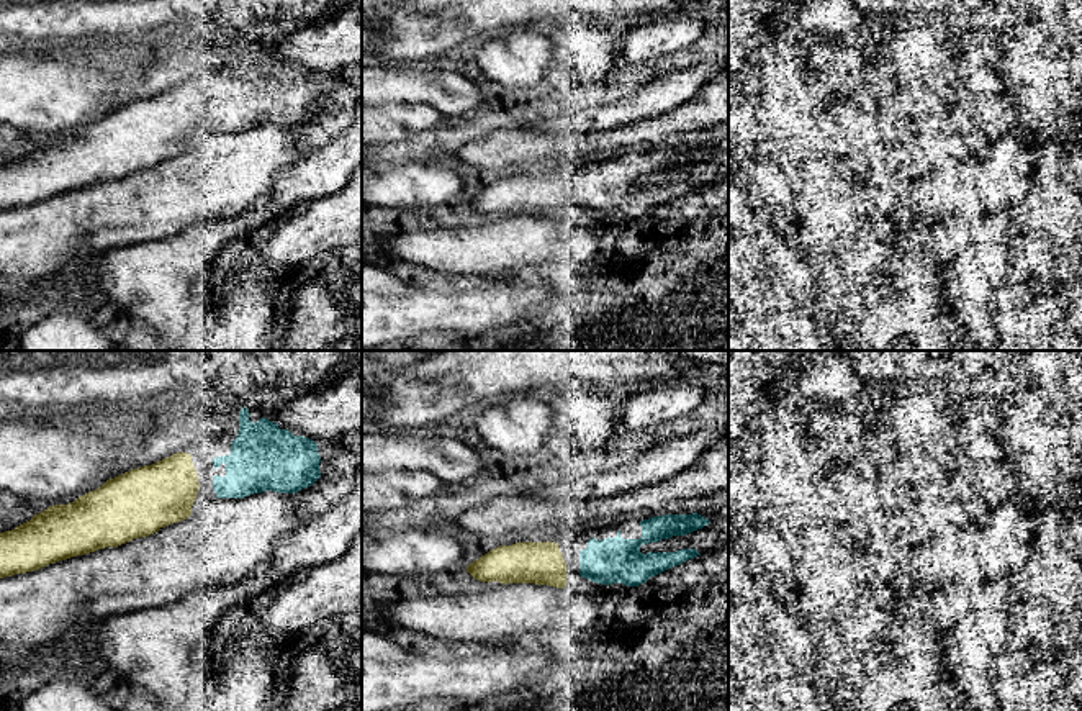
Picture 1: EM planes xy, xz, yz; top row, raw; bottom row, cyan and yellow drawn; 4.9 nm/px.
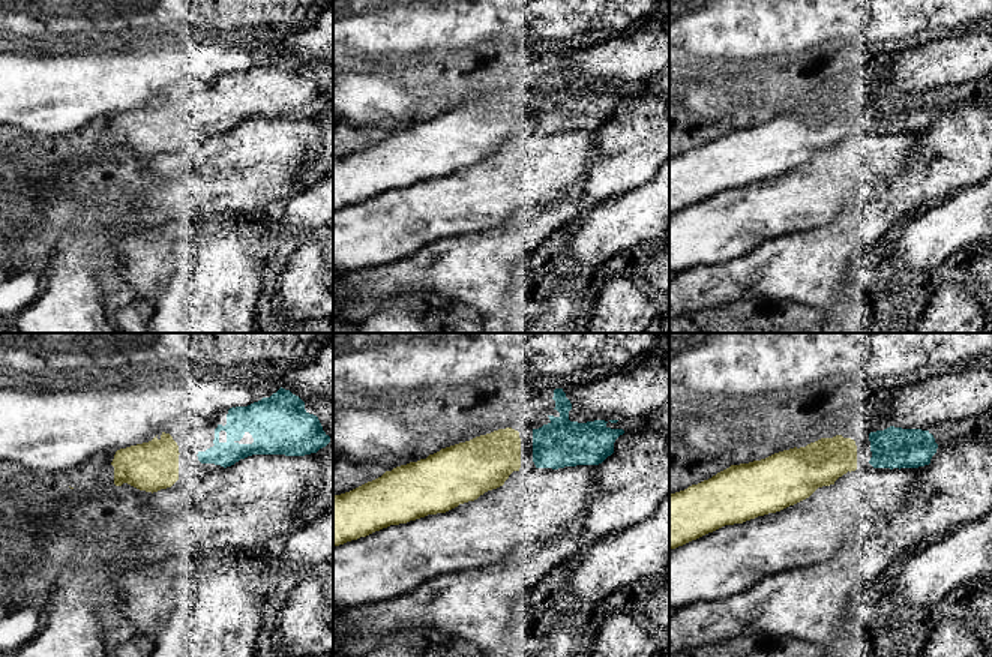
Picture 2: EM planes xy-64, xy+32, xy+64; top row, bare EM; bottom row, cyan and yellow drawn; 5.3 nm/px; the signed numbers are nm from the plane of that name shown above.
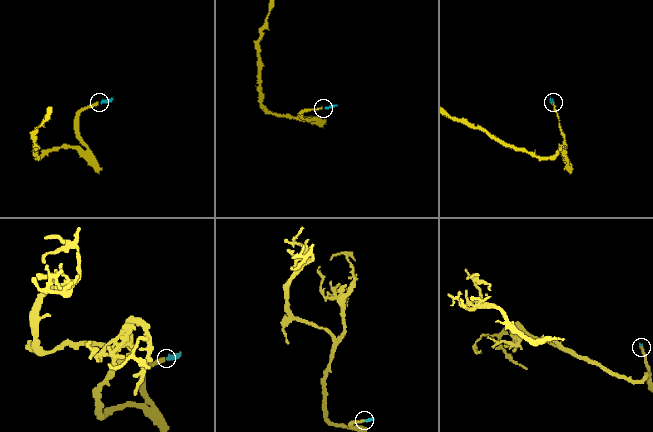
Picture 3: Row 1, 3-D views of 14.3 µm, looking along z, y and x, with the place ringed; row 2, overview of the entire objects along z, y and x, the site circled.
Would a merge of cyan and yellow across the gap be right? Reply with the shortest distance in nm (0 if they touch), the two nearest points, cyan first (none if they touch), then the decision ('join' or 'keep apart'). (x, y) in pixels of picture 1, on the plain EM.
gap 70 nm; span xy (213, 117), (198, 117); join

